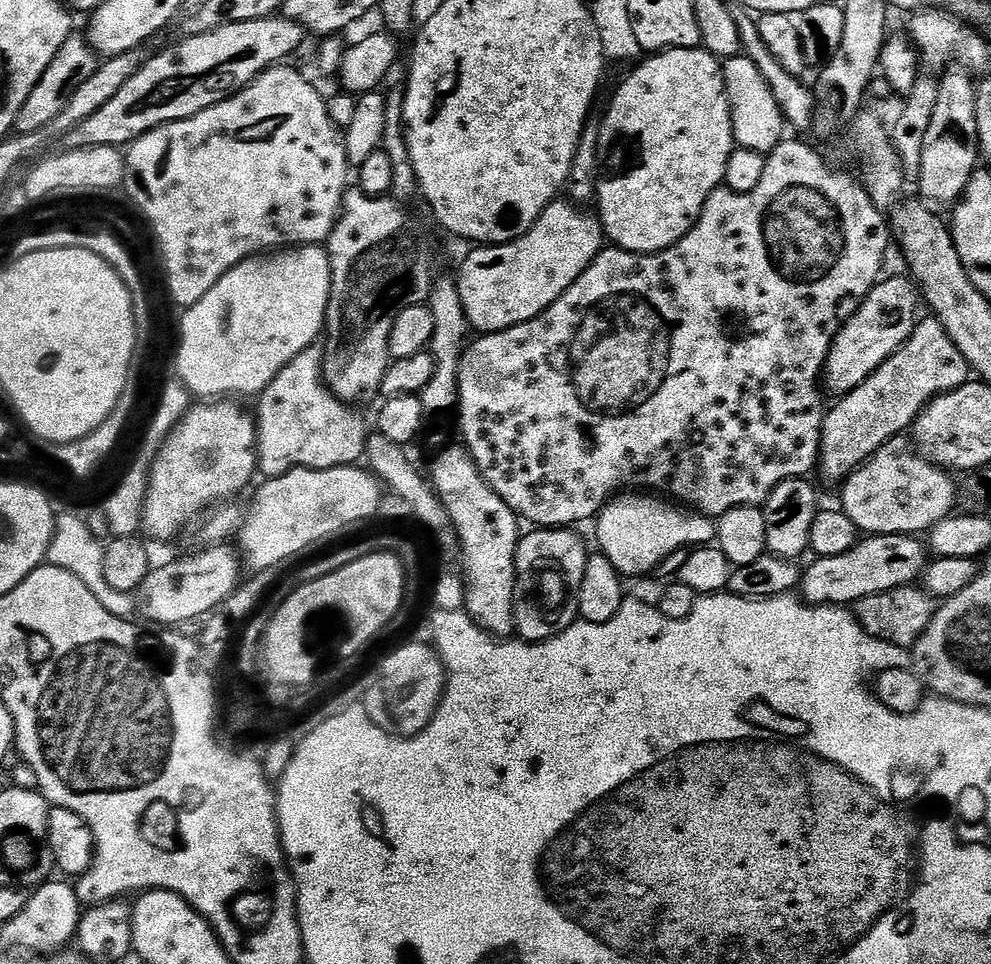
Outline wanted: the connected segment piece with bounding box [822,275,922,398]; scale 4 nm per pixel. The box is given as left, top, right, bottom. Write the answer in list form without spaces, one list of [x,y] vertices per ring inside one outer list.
[[[907,275],[904,276],[892,276],[889,280],[884,278],[877,282],[870,290],[868,297],[858,306],[858,310],[840,327],[838,334],[833,338],[828,351],[828,361],[824,363],[822,373],[823,387],[828,387],[833,392],[833,397],[846,396],[858,386],[862,386],[862,382],[866,382],[866,378],[870,378],[870,374],[874,374],[878,366],[882,366],[889,360],[916,329],[918,323],[916,307],[921,307],[922,300],[915,283]]]

